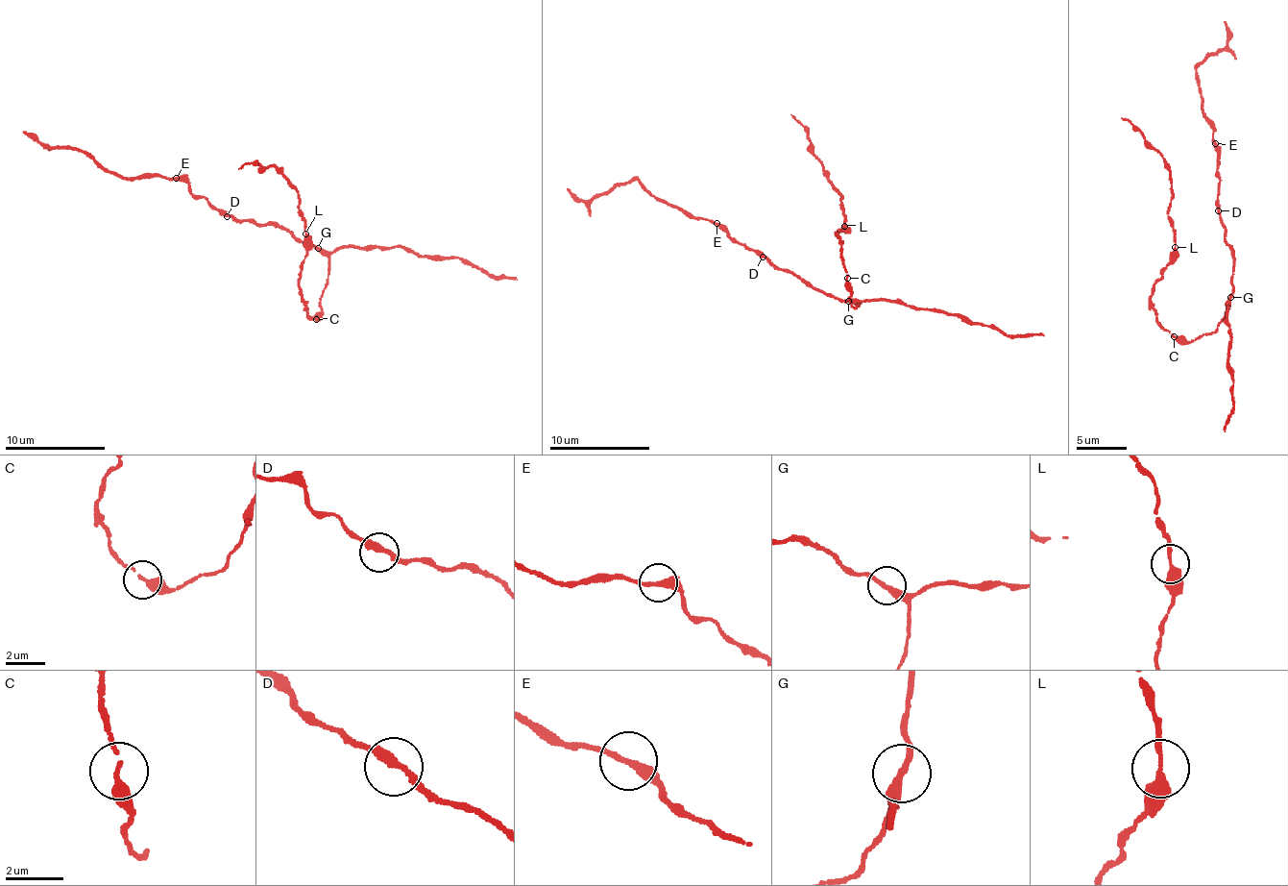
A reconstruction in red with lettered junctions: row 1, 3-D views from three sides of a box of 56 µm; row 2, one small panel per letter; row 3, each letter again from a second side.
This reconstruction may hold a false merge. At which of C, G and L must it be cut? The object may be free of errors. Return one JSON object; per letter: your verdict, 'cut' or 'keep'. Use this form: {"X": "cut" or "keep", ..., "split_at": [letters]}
{"C": "keep", "G": "cut", "L": "keep", "split_at": ["G"]}

